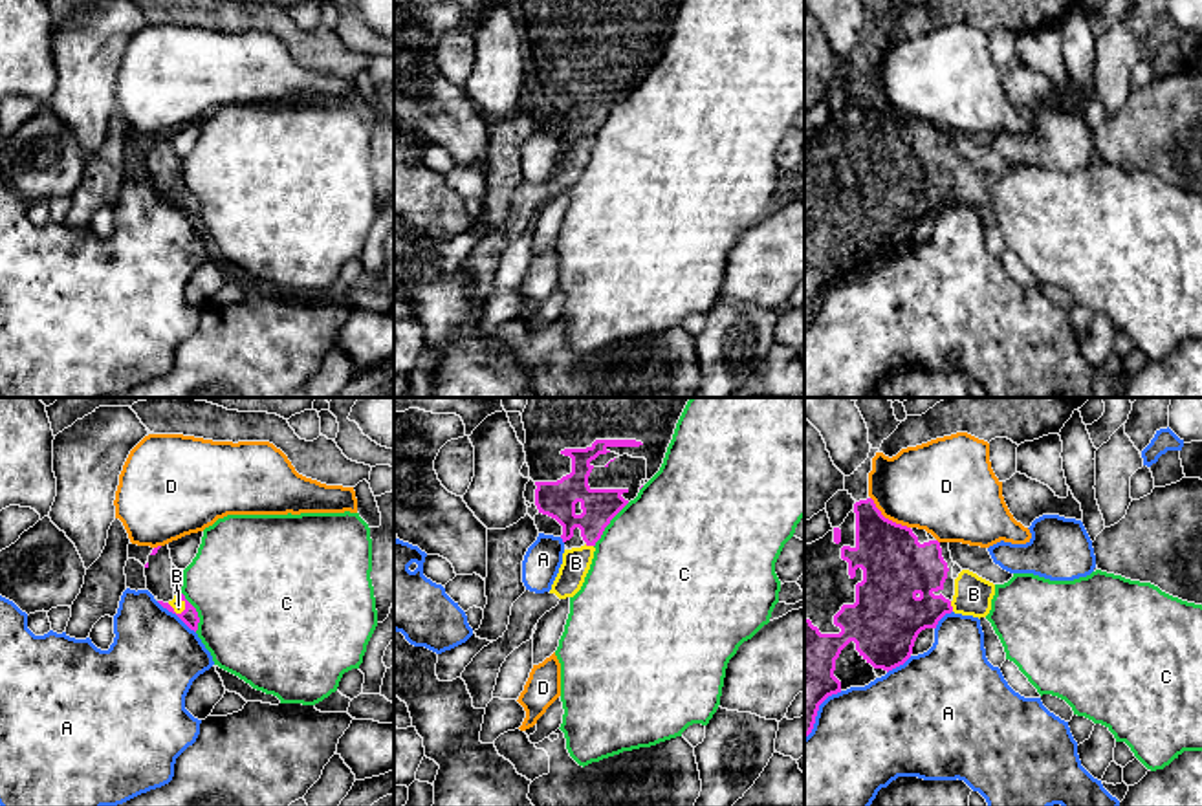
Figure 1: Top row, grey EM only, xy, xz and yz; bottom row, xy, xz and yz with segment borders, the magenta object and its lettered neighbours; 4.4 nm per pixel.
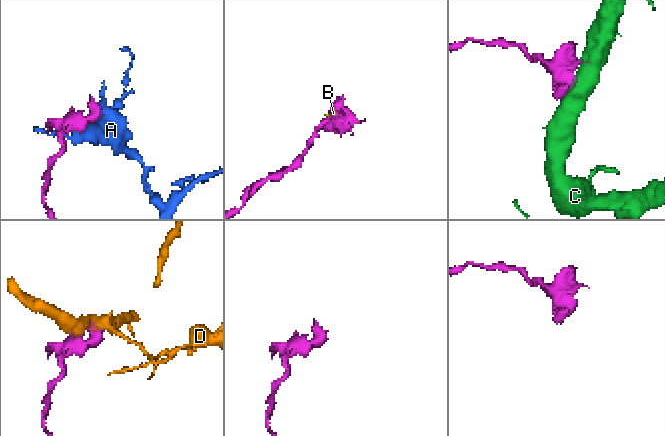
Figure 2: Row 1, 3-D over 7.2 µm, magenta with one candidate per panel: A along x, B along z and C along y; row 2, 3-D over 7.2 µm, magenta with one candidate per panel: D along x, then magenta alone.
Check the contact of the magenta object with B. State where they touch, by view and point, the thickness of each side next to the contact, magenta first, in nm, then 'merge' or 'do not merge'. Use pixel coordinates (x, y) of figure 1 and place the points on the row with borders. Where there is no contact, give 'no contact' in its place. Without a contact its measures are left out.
contact yz (951, 607); calibres 240 and 160 nm; merge

